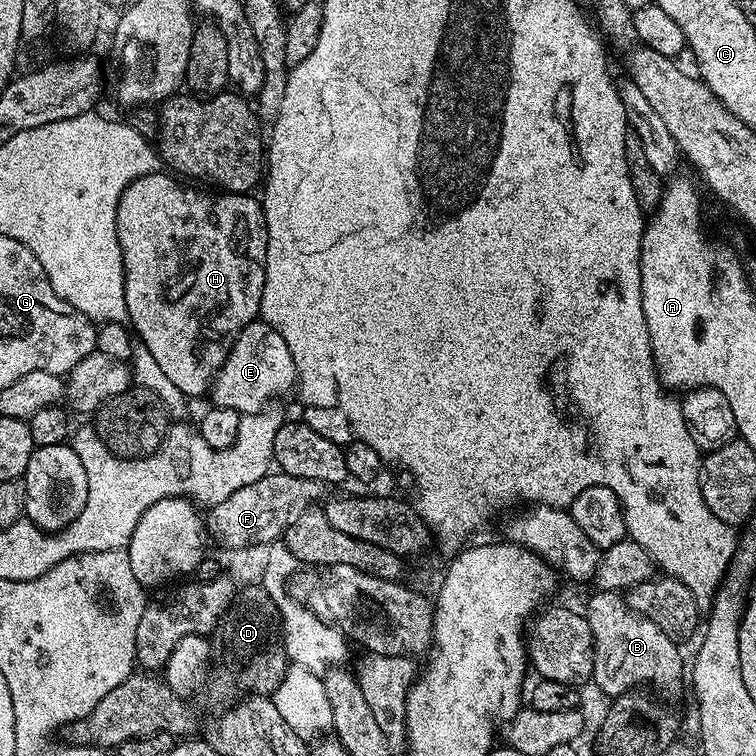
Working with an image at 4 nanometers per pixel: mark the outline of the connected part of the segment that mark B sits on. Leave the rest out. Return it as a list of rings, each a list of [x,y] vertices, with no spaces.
[[[596,590],[593,593],[586,607],[594,646],[591,683],[597,684],[608,698],[648,686],[644,684],[653,684],[657,688],[655,691],[664,698],[678,695],[680,687],[686,684],[686,660],[684,664],[681,645],[668,636],[662,626],[641,612],[635,612],[619,591]]]

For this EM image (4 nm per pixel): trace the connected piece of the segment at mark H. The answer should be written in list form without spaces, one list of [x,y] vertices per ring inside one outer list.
[[[163,171],[151,172],[133,182],[122,194],[118,202],[118,242],[122,246],[122,262],[124,263],[124,289],[126,290],[126,306],[128,320],[133,333],[144,343],[146,351],[152,355],[157,364],[159,375],[170,378],[174,386],[180,391],[181,397],[200,396],[209,391],[212,381],[221,366],[226,362],[238,334],[250,321],[260,316],[260,299],[264,293],[264,263],[266,262],[266,246],[268,245],[268,231],[264,221],[264,209],[259,199],[255,200],[252,194],[216,194],[216,197],[207,196],[196,188],[184,189],[179,179],[171,175],[163,176]]]

